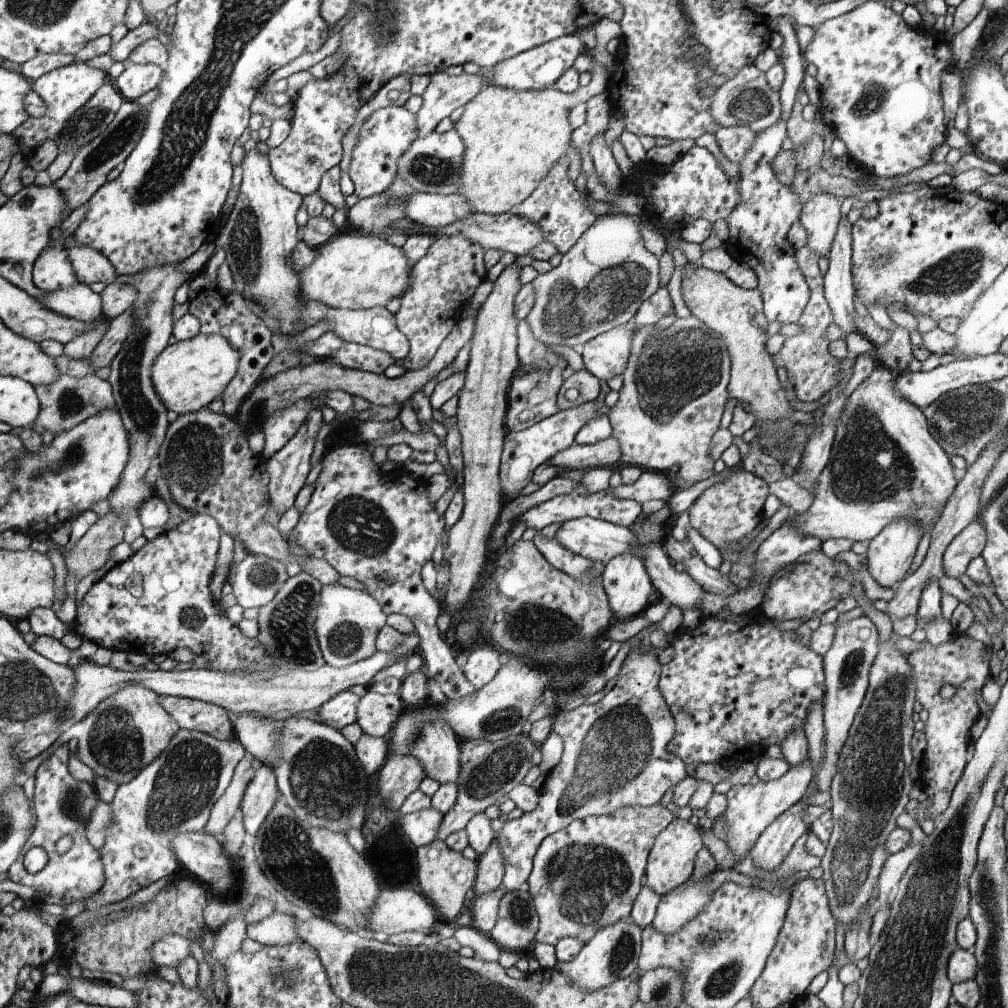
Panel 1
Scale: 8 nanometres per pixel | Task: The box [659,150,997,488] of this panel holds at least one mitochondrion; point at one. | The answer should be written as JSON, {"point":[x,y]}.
{"point":[958,270]}

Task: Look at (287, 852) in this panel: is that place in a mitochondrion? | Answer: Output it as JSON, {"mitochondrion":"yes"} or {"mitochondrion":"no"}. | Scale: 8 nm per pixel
{"mitochondrion":"yes"}

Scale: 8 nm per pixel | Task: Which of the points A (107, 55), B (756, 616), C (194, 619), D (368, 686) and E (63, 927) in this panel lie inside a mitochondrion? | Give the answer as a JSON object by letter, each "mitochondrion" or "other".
{"A":"other","B":"other","C":"mitochondrion","D":"other","E":"other"}

